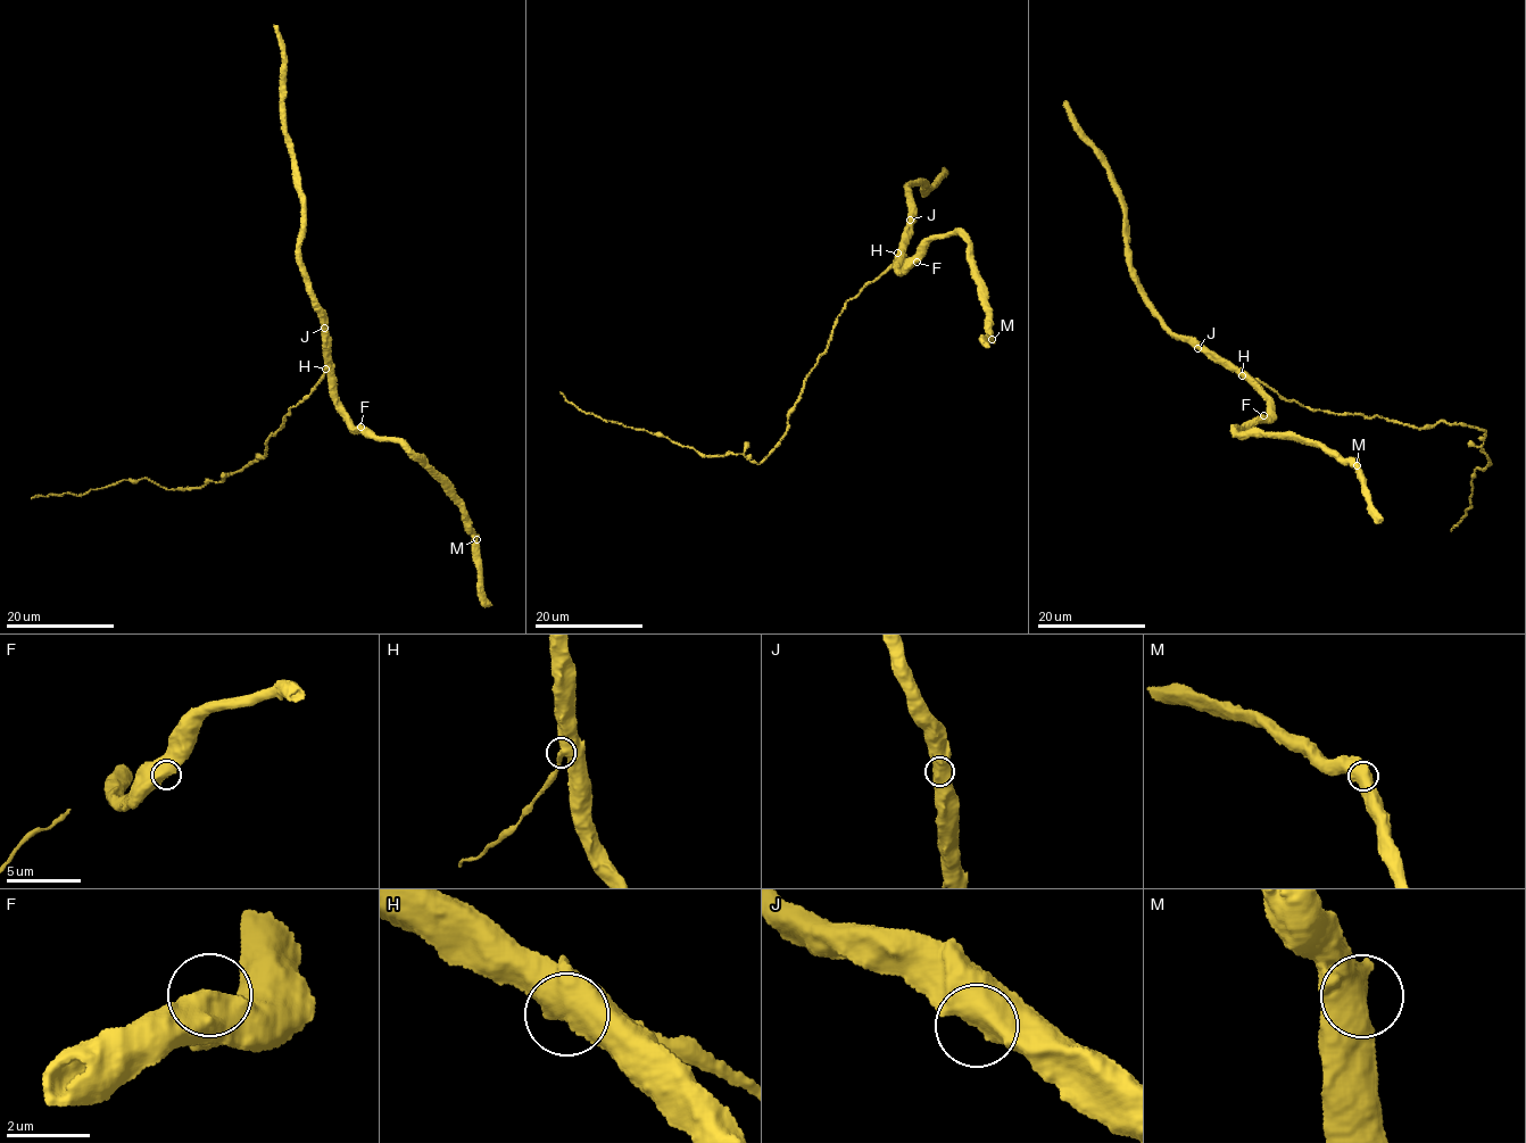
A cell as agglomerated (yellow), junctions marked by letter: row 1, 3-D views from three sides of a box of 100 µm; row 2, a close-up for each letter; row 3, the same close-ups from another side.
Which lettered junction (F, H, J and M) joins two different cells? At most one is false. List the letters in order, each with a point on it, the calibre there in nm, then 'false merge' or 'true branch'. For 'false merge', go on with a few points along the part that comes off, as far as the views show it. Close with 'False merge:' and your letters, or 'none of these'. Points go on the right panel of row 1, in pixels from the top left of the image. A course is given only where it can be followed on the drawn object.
F: at (1263, 415); 700 nm thick; true branch
H: at (1242, 375); 600 nm thick; false merge; foreign part runs (1241, 374), (1312, 410), (1486, 431), (1481, 446), (1490, 463), (1476, 469), (1470, 508), (1451, 531)
J: at (1197, 348); 750 nm thick; true branch
M: at (1357, 465); 600 nm thick; true branch
False merge: H

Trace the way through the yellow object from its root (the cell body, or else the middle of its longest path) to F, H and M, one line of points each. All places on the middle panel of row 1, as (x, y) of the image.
F: (855, 296), (896, 259), (894, 266), (901, 271), (917, 262)
H: (855, 296), (887, 268), (897, 253)
M: (855, 296), (896, 259), (894, 266), (901, 271), (923, 241), (956, 232), (968, 243), (968, 262), (992, 339)

